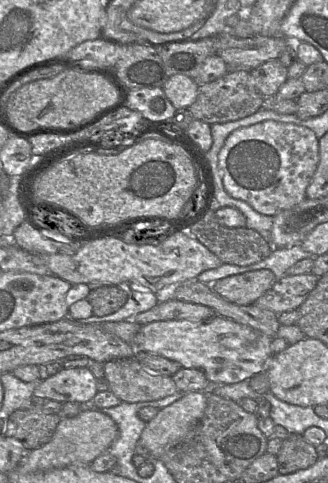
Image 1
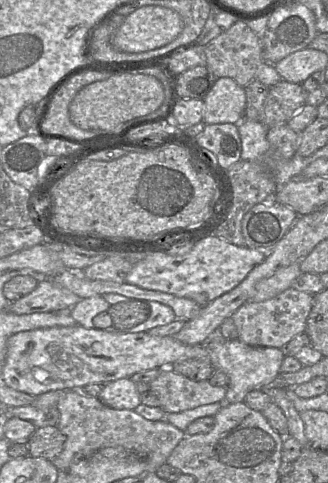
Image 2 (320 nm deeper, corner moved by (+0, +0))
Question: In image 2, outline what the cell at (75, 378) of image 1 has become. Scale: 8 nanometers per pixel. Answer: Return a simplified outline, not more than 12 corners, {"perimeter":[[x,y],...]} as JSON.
{"perimeter":[[131,378],[102,384],[98,398],[114,409],[134,410],[140,393]]}

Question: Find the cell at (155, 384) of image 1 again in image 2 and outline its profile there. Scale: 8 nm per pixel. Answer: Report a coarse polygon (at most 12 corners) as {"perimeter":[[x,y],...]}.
{"perimeter":[[161,369],[149,384],[166,414],[220,402],[225,387]]}

